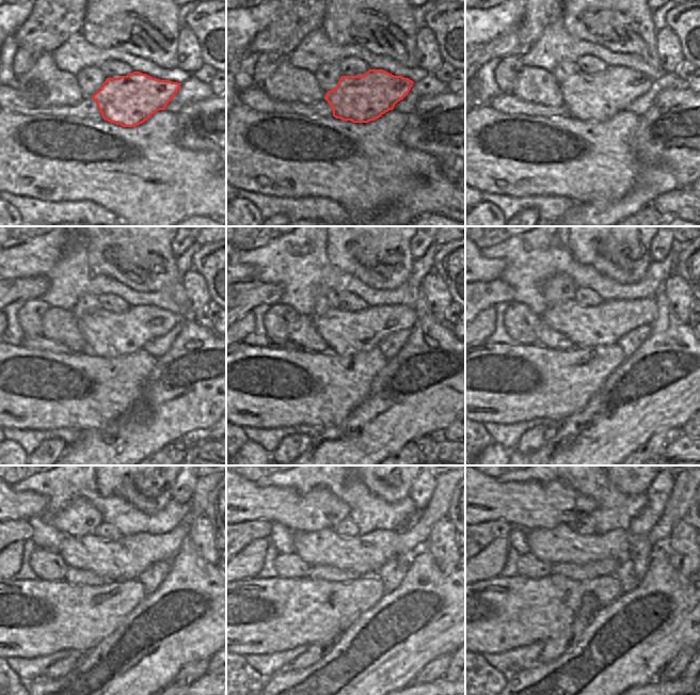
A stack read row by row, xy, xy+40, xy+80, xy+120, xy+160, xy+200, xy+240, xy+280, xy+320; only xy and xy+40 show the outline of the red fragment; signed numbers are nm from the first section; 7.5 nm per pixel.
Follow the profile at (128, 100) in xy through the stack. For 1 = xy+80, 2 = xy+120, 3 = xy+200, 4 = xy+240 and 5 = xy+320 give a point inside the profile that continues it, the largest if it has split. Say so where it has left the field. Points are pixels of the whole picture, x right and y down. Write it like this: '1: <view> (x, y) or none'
1: xy+80 (586, 96)
2: xy+120 (107, 334)
3: xy+200 (605, 324)
4: xy+240 (126, 558)
5: xy+320 (559, 545)

